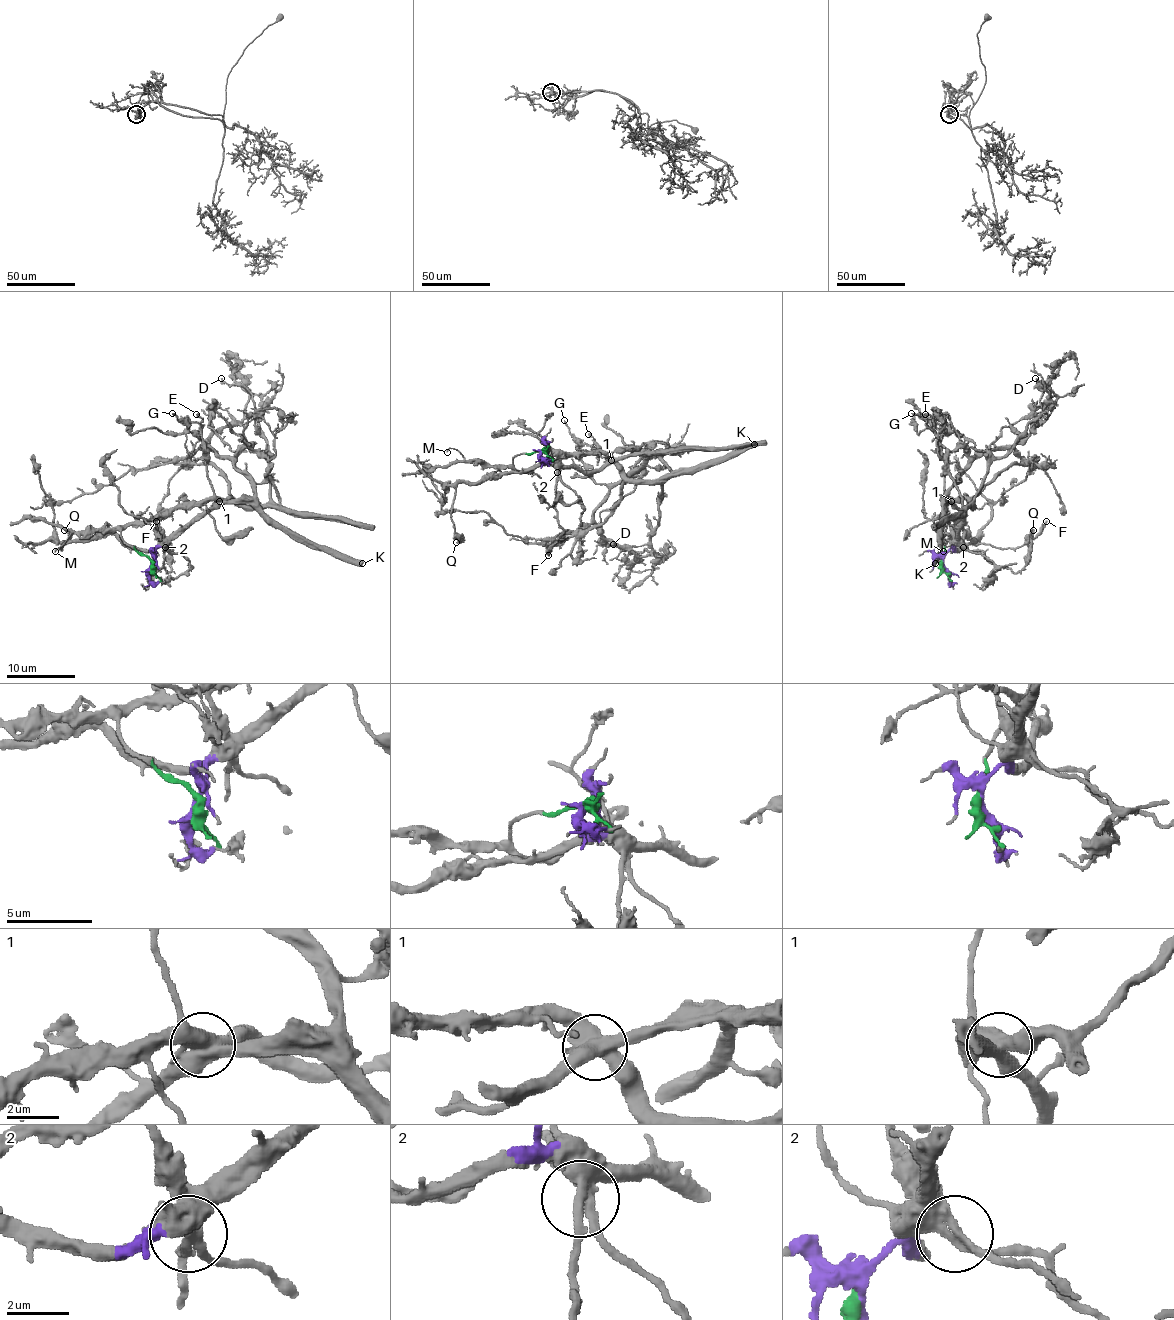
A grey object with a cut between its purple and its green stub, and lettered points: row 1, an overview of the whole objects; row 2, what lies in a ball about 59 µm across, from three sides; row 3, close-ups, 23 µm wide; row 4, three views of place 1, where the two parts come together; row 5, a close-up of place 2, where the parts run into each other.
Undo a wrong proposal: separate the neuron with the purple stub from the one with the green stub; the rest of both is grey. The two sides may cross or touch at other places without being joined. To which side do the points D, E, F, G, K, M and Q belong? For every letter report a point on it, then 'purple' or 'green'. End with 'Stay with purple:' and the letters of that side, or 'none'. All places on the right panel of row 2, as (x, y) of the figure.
D: at (1035, 378); green
E: at (925, 414); green
F: at (1046, 521); purple
G: at (911, 413); green
K: at (935, 563); purple
M: at (943, 551); green
Q: at (1033, 530); purple
Stay with purple: F, K, Q

